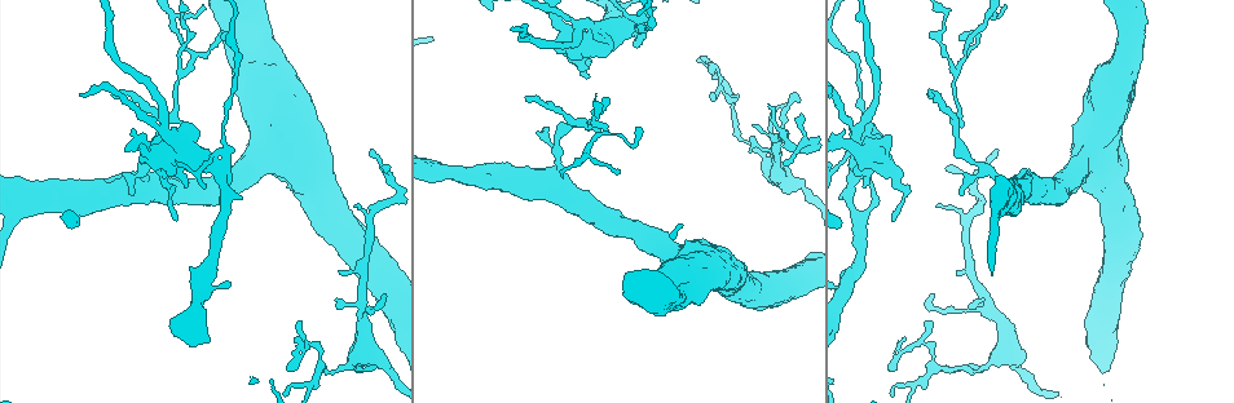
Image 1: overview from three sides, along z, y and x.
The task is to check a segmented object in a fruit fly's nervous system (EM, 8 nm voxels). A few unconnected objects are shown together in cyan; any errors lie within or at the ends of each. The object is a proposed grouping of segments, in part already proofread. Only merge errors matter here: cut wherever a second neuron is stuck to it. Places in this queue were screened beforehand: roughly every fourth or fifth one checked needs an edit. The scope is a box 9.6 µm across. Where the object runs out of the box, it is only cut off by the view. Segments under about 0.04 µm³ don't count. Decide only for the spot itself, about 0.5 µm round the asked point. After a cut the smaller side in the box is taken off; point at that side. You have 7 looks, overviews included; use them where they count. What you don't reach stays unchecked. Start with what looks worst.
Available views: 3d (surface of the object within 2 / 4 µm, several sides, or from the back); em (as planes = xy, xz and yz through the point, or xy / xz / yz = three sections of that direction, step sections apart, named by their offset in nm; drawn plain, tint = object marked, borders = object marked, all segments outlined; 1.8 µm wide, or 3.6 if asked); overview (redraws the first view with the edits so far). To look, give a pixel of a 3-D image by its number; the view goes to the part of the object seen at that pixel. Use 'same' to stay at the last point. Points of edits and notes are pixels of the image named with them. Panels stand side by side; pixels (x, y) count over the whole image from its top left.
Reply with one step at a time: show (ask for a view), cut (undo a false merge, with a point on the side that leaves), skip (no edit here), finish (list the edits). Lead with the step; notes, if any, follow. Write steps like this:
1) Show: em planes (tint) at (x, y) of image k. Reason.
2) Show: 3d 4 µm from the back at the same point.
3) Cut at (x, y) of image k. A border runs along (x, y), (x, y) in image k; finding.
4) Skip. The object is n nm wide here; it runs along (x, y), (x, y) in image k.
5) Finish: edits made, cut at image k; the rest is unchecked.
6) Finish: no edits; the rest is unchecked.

Show: em 3.6 µm xz step 16 (tint) at (866, 146) of image 1.

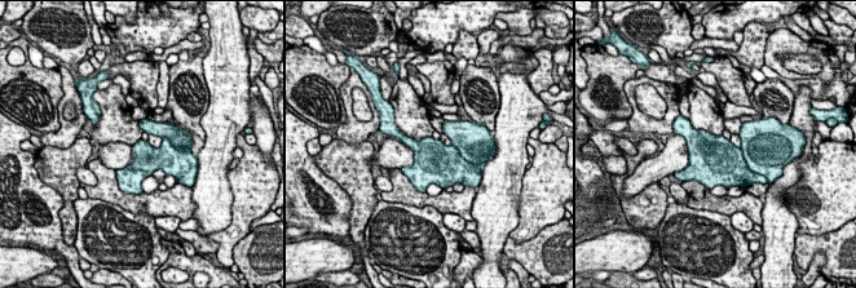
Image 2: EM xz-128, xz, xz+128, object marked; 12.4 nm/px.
Show: em 3.6 µm planes (tint) at the same point.

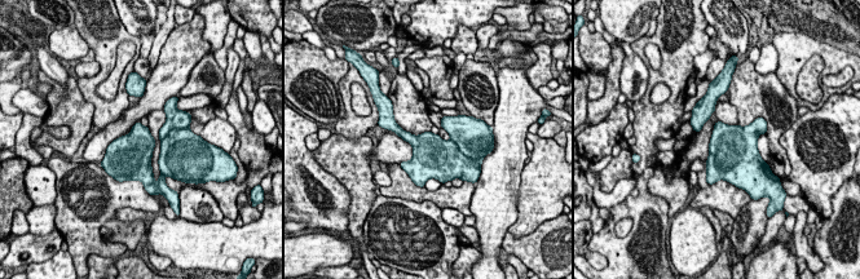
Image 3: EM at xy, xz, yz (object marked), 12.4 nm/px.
Cut at (176, 119) of image 3. A border runs along (181, 128), (173, 128), (161, 141) in image 3; a second neuron is stuck on.

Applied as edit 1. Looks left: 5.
Show: em 3.6 µm planes (tint) at (1092, 159) of image 1. Sudden change in width.

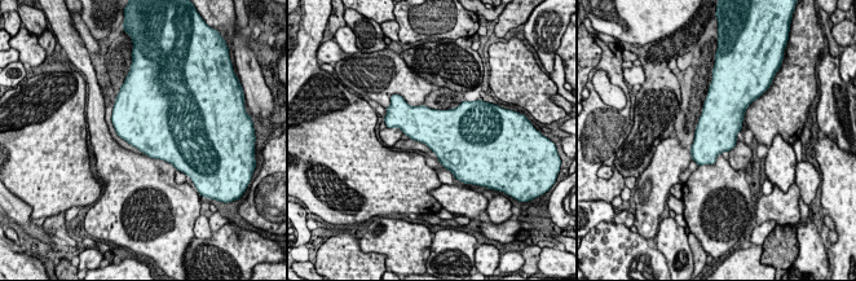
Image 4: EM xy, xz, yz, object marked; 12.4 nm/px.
Skip. All the same neuron.

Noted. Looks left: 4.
Show: em 3.6 µm xz step 4 (tint) at (364, 342) of image 1. A fork.

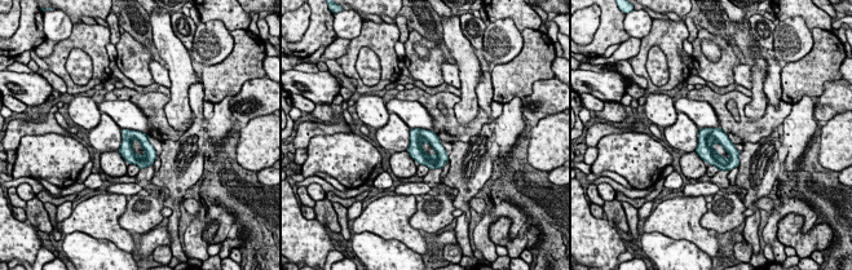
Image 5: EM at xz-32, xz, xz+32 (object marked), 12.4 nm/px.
Show: em 3.6 µm planes (borders) at the same point. Cut it another way.

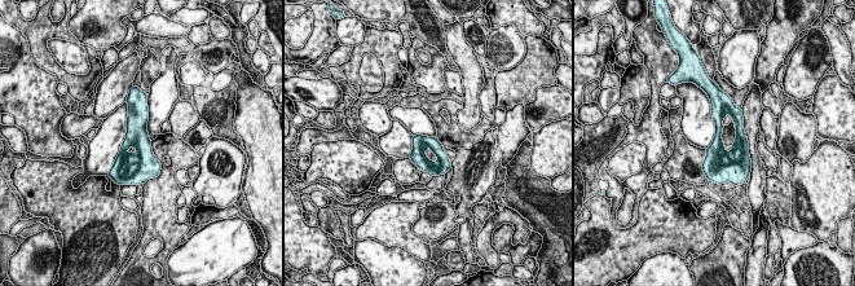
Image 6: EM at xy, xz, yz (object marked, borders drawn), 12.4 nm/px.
Skip. The object is 300 nm wide here; one neuron here.

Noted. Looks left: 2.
Finish: edits made, cut at image 3; the rest is unchecked.

